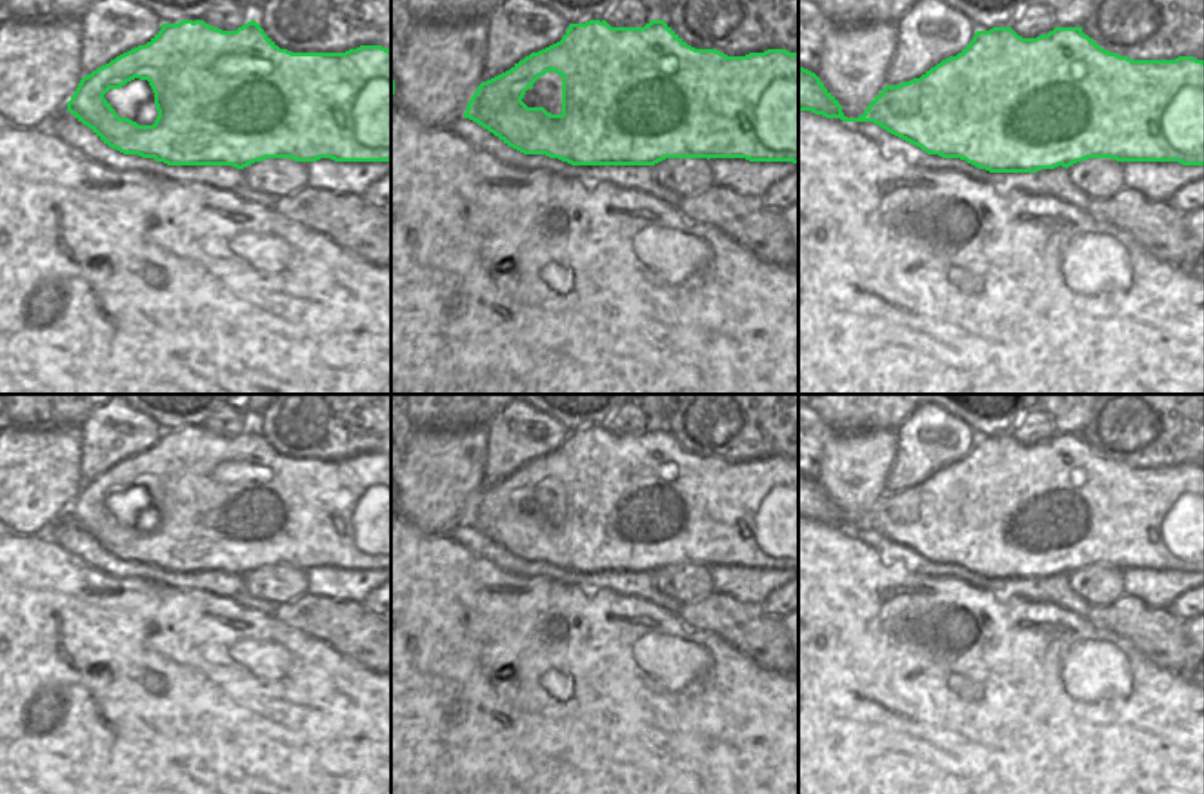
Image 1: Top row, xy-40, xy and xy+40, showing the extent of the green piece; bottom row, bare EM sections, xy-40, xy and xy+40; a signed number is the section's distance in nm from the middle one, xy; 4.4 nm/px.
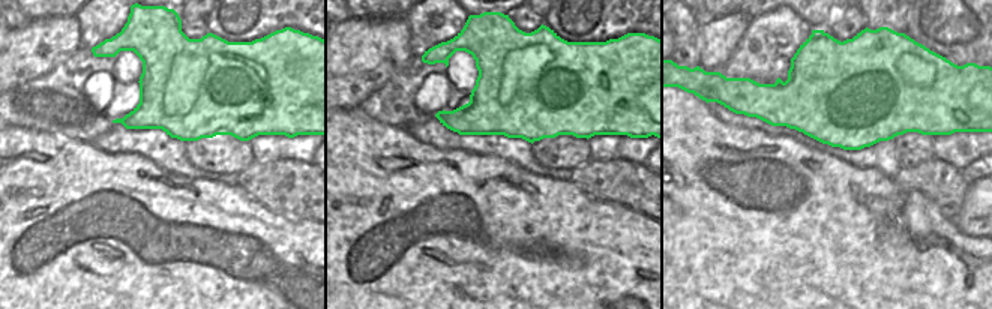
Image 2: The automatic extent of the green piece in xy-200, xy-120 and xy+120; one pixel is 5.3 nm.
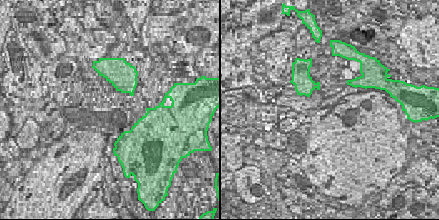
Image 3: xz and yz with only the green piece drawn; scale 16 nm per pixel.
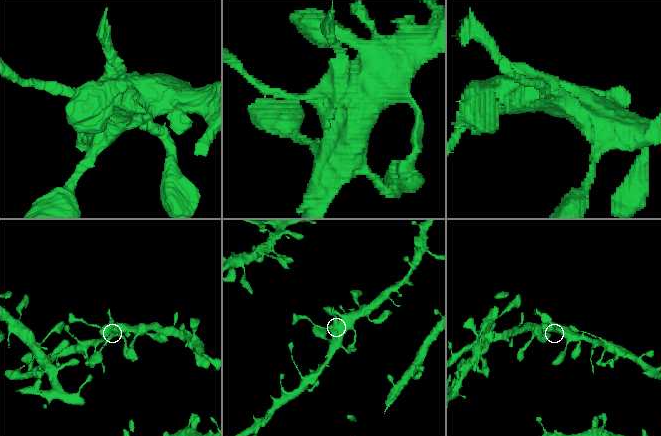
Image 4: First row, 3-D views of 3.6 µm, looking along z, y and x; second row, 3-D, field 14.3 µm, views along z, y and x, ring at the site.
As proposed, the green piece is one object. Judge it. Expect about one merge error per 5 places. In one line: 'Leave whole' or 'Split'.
Split.

